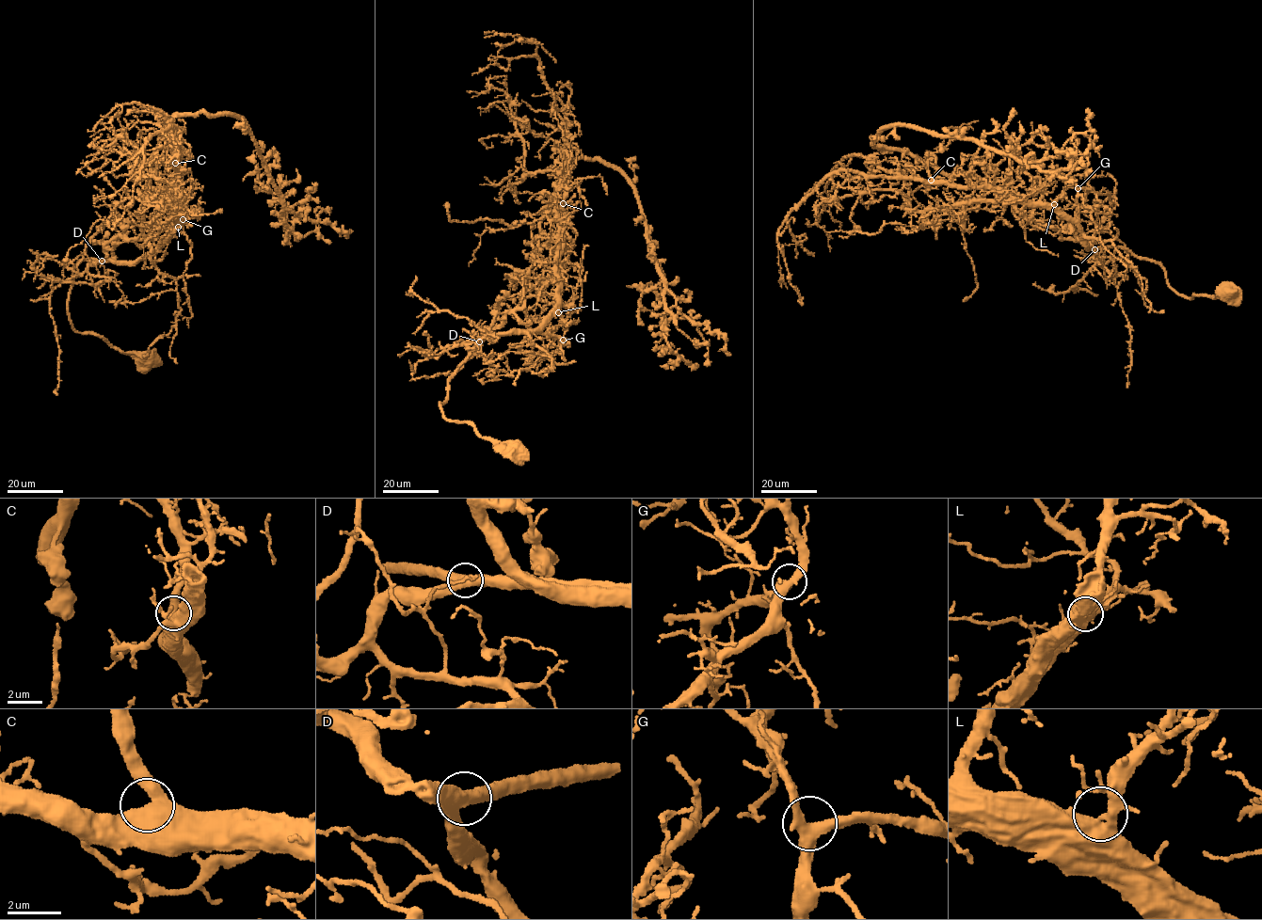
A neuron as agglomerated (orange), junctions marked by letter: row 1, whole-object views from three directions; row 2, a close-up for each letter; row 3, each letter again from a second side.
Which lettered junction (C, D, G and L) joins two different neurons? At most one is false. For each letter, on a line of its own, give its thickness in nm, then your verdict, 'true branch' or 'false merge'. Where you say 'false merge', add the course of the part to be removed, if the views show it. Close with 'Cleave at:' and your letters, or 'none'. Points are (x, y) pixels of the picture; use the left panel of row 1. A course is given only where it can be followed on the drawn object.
C: 480 nm thick; true branch
D: 500 nm thick; true branch
G: 440 nm thick; true branch
L: 440 nm thick; true branch
Cleave at: none

